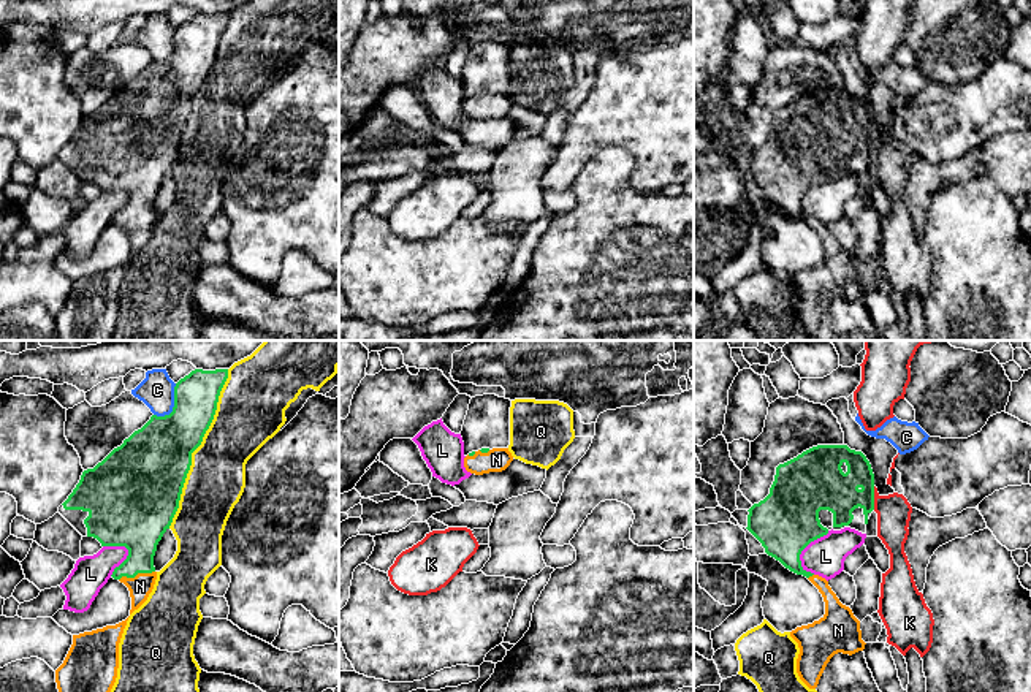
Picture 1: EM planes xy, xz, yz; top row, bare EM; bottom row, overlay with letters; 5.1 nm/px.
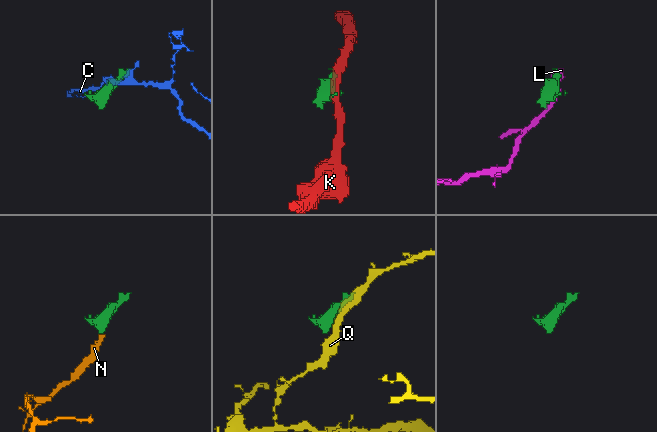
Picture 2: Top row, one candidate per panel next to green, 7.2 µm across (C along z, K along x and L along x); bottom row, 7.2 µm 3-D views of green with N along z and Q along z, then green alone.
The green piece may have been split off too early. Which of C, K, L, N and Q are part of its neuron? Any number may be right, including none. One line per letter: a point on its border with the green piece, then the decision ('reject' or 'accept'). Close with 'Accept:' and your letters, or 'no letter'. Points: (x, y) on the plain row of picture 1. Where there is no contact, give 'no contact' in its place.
C: xy (175, 51) | reject
K: yz (873, 143) | reject
L: yz (805, 192) | reject
N: xy (136, 219) | accept
Q: xy (197, 92) | reject
Accept: N

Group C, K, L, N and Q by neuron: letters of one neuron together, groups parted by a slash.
C / K / L / N / Q

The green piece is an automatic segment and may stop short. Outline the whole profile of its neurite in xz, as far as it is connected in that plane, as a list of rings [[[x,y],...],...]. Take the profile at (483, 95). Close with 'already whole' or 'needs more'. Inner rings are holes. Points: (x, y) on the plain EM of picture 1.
[[[481,93],[464,103],[464,112],[470,119],[483,120],[489,117],[502,117],[512,106],[513,101],[508,93]]] | needs more

